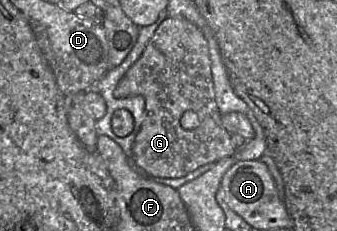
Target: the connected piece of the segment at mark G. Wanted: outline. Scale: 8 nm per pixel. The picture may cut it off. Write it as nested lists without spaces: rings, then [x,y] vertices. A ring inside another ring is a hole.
[[[167,18],[155,31],[141,57],[132,65],[118,82],[114,97],[117,99],[143,96],[145,115],[133,144],[133,158],[147,173],[163,178],[180,178],[195,169],[217,163],[232,156],[236,150],[231,144],[231,135],[224,129],[221,113],[215,100],[208,42],[203,32],[184,18]],[[184,112],[195,112],[200,124],[195,129],[185,129],[180,120]]]

